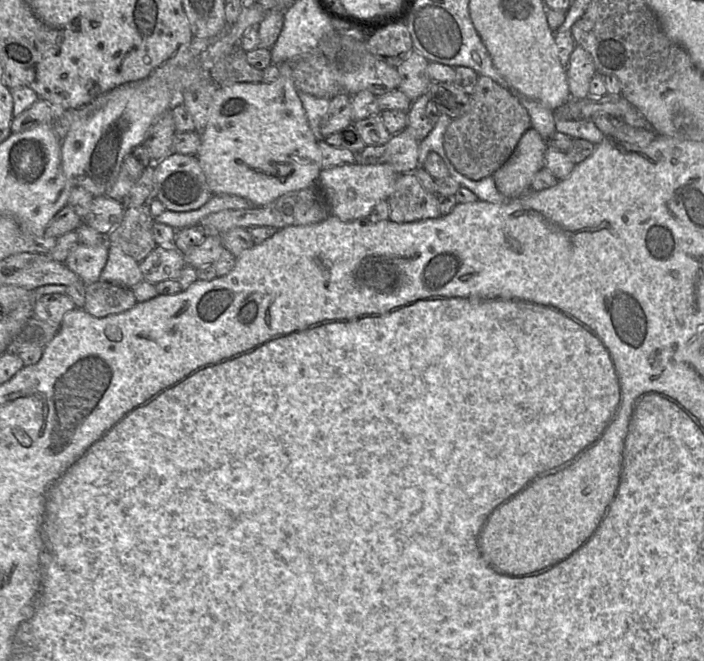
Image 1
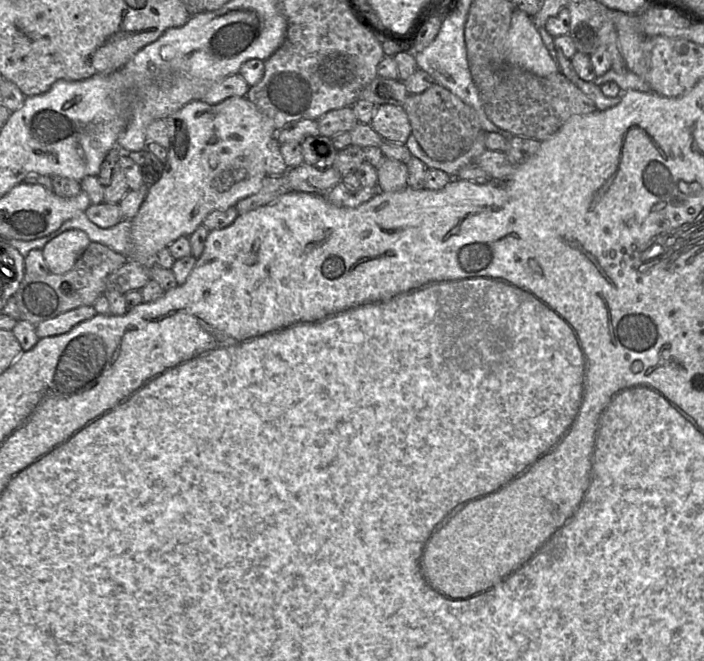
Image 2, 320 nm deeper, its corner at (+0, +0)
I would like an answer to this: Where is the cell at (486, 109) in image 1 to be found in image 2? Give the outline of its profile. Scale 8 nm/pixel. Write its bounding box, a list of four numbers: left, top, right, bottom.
[402,83,489,162]

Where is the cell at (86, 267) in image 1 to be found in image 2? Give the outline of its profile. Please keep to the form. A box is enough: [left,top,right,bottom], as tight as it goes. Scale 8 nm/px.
[42,229,90,274]

